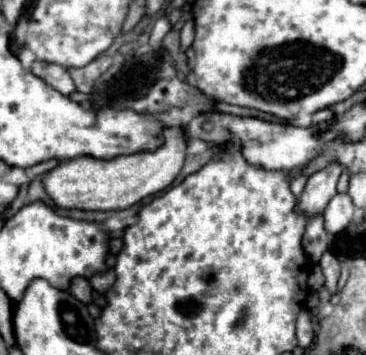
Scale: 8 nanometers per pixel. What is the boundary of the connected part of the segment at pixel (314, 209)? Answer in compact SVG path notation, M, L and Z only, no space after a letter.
M330 164L328 168L312 174L304 186L304 192L298 198L296 212L304 214L306 220L312 216L320 216L324 208L328 206L328 200L336 194L336 184L342 174L342 168L338 164Z

